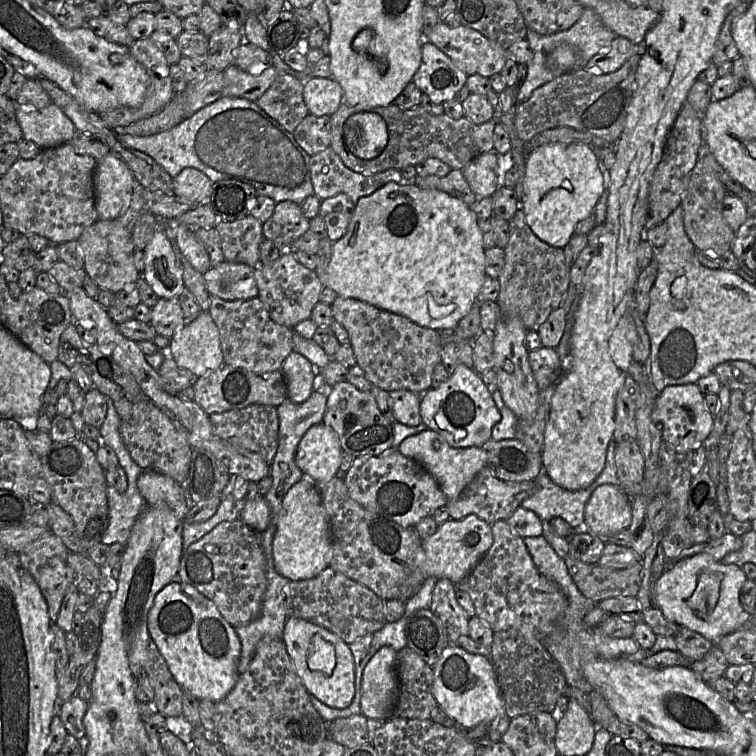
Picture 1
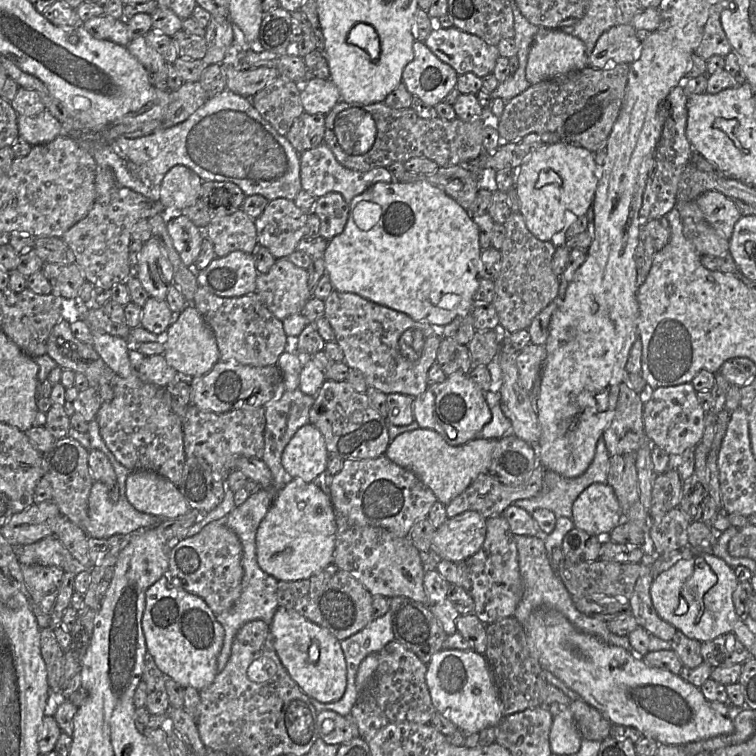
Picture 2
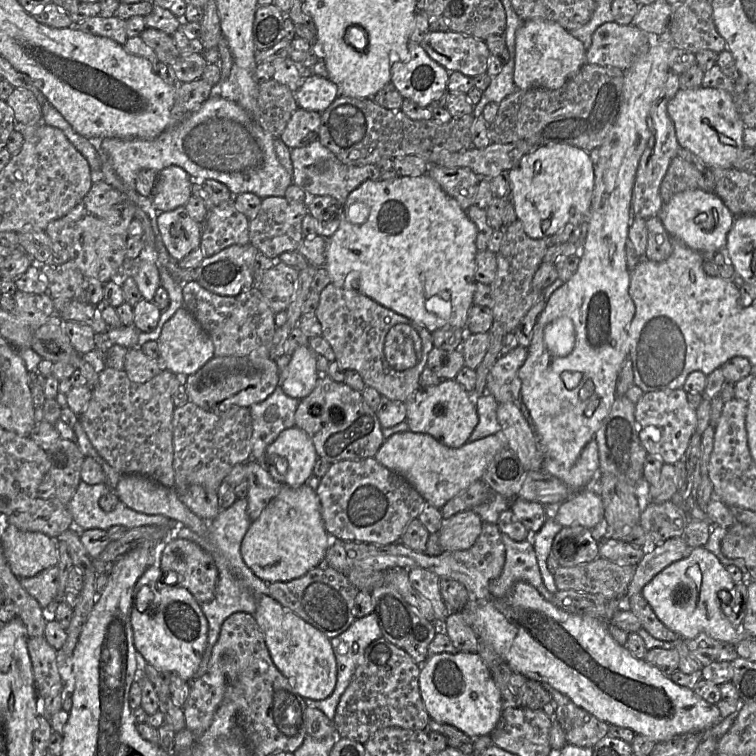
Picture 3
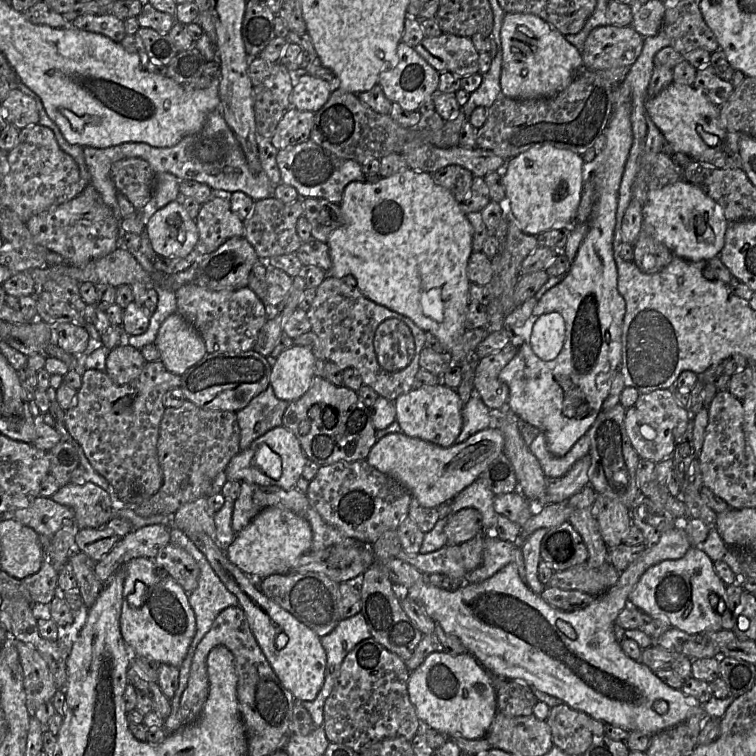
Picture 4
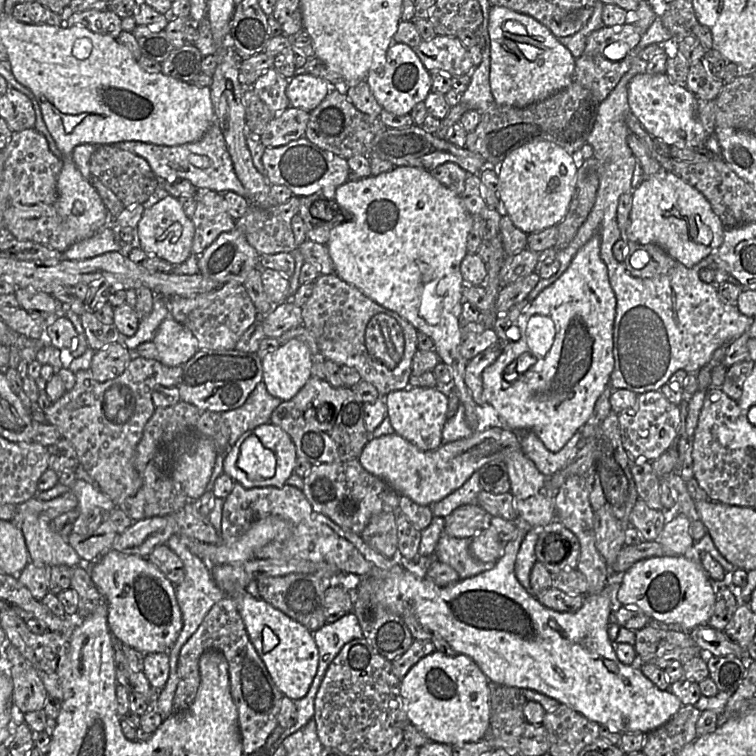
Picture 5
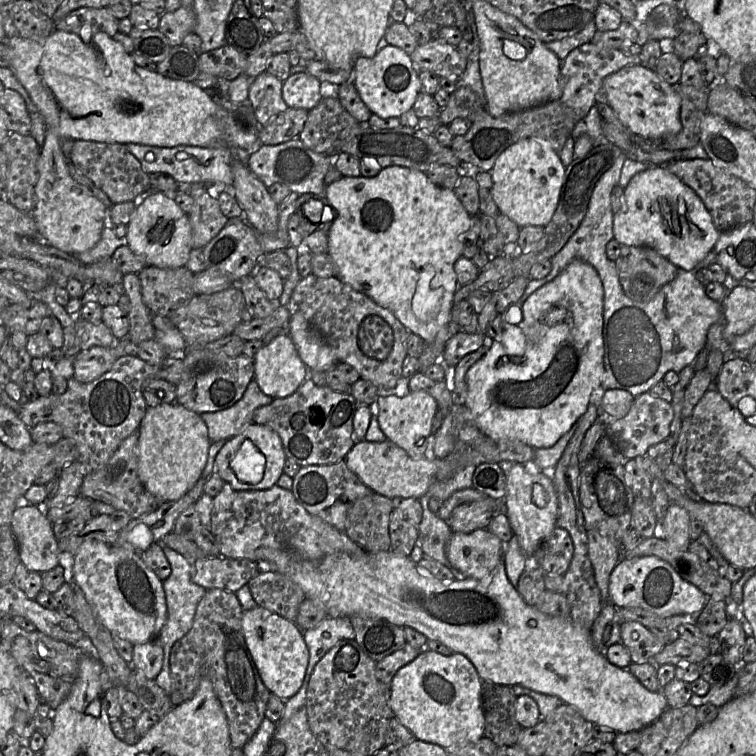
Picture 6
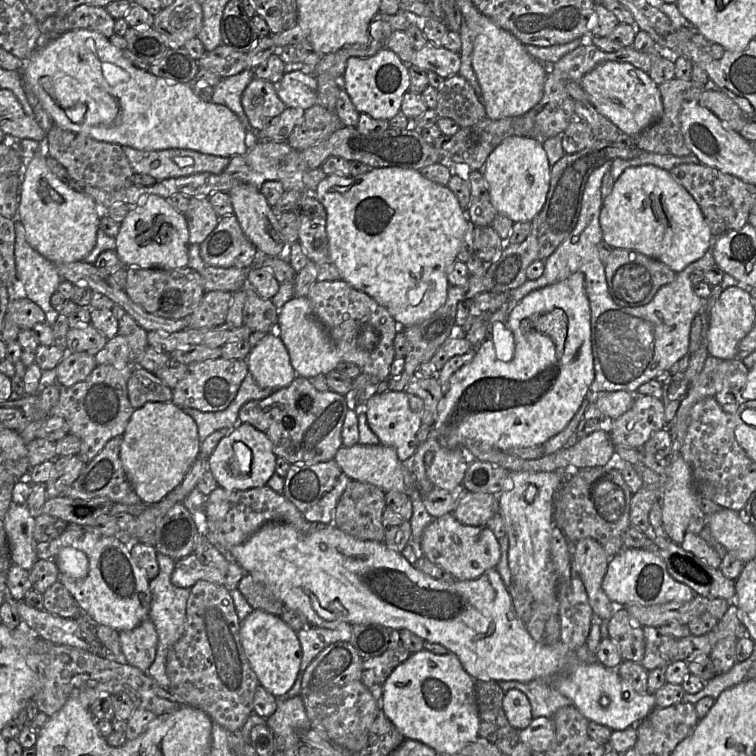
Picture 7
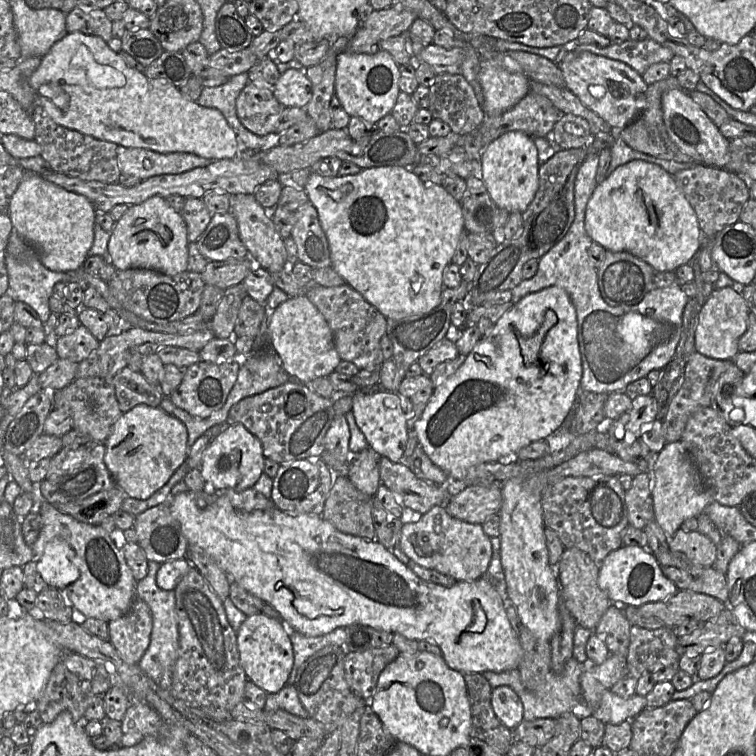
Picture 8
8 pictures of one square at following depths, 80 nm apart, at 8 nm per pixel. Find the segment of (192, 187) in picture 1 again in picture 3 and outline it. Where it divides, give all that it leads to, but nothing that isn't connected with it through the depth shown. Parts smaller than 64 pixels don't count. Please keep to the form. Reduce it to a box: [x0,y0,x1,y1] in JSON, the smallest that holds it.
[151,166,192,213]

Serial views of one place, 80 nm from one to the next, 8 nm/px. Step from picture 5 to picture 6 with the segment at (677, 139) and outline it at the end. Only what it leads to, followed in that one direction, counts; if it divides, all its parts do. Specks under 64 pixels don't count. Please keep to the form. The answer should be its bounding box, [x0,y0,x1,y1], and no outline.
[601,64,682,140]

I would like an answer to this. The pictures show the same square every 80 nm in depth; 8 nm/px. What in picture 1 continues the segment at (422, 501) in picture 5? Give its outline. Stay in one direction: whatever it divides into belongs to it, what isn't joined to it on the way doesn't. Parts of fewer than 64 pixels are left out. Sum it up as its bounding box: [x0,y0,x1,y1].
[397,429,489,502]

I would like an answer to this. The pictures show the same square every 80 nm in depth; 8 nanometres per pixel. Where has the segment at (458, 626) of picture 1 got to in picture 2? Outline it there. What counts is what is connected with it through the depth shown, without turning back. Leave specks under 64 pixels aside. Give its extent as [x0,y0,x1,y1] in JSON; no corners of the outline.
[423,566,460,635]

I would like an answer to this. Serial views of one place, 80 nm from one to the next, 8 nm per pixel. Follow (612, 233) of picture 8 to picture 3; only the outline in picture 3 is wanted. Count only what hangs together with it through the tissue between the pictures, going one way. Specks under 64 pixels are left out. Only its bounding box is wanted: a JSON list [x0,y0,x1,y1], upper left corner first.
[658,189,736,253]

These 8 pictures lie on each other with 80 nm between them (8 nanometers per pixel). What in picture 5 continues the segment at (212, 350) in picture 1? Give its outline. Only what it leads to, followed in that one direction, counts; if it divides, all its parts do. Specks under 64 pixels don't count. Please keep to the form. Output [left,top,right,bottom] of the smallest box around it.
[152,316,200,367]

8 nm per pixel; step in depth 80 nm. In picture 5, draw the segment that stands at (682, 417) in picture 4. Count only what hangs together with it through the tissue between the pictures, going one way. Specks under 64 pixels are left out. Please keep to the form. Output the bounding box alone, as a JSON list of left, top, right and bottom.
[618,391,681,462]

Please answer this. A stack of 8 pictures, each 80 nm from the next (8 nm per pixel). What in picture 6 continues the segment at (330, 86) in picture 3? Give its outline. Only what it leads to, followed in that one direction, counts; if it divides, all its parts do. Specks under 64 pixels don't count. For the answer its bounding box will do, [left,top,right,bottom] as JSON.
[282,72,324,109]

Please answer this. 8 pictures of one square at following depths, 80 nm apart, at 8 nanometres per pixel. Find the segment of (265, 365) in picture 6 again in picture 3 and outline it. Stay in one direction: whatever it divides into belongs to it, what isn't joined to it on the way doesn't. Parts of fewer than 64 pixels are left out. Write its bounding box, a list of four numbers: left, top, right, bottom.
[279,346,320,400]

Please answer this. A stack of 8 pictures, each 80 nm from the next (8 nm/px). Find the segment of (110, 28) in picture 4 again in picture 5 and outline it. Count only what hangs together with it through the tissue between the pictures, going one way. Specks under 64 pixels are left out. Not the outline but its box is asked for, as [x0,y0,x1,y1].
[63,9,122,39]

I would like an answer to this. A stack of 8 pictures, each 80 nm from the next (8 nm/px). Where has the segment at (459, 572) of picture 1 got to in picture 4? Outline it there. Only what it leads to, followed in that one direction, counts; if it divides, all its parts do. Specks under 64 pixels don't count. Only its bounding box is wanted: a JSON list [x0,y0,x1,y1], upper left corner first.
[444,508,483,545]

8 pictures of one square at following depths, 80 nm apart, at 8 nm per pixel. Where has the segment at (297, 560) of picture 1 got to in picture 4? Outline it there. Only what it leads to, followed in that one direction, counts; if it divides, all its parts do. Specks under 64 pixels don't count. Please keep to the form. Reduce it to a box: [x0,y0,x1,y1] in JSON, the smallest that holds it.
[224,507,312,581]

